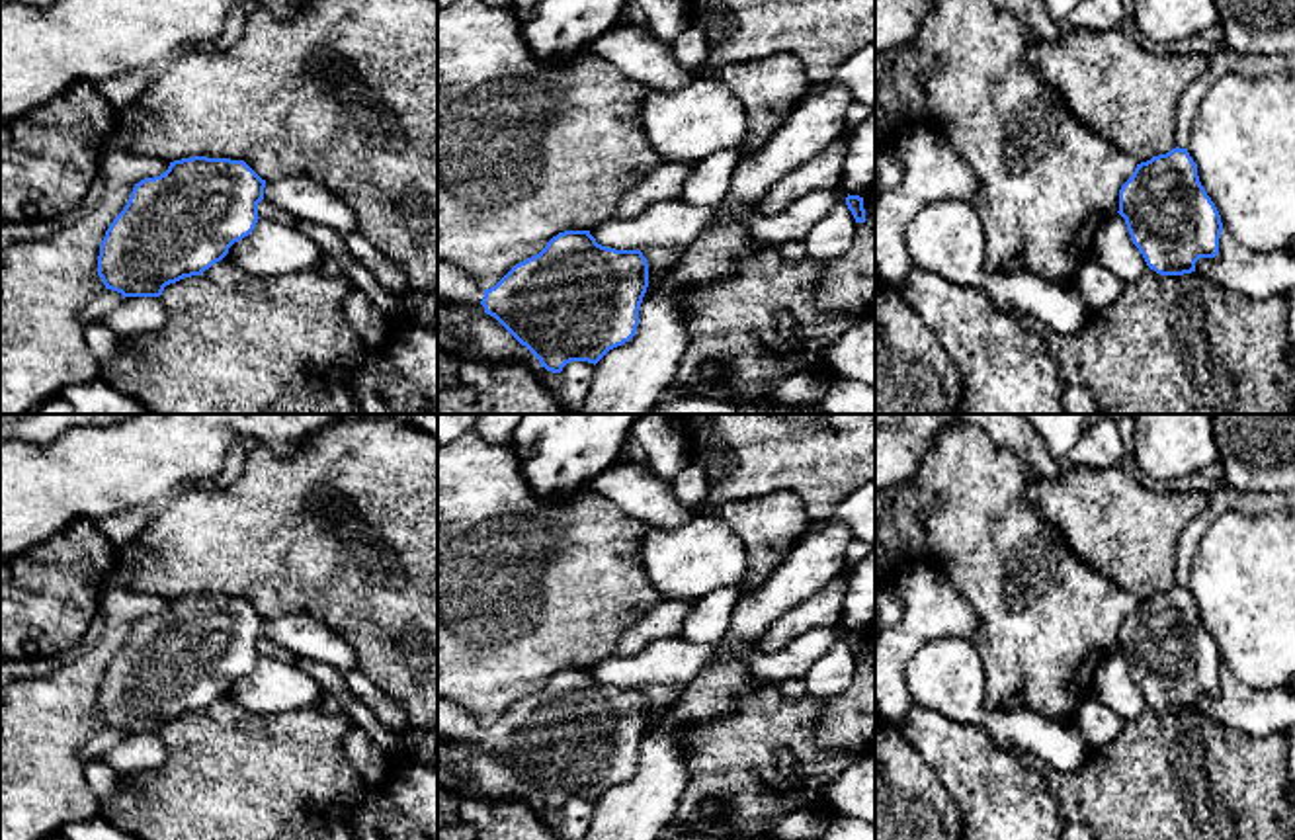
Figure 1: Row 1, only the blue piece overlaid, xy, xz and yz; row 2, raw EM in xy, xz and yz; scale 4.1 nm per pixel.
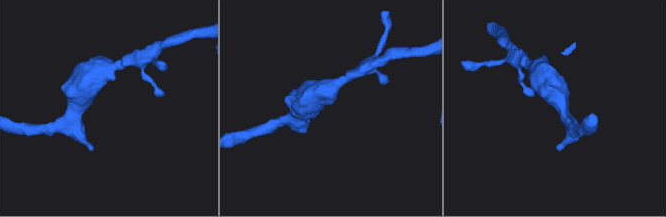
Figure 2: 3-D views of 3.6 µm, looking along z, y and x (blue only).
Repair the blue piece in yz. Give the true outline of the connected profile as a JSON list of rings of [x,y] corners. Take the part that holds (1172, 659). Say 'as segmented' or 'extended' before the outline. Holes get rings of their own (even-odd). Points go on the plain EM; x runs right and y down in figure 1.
as segmented; [[[1172,586],[1137,602],[1133,613],[1119,627],[1119,649],[1133,682],[1147,703],[1160,713],[1184,713],[1195,709],[1199,695],[1219,692],[1223,668],[1221,652],[1197,613],[1197,602],[1188,586]]]

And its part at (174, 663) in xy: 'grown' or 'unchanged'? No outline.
unchanged

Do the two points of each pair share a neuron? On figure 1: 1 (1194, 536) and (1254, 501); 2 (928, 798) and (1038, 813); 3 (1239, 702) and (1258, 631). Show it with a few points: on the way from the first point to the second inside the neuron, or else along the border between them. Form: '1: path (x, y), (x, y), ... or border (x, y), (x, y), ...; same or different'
1: path (1204, 518), (1221, 501), (1237, 501); same
2: border (928, 762), (963, 819); different
3: border (1223, 663), (1253, 686), (1274, 690); different

